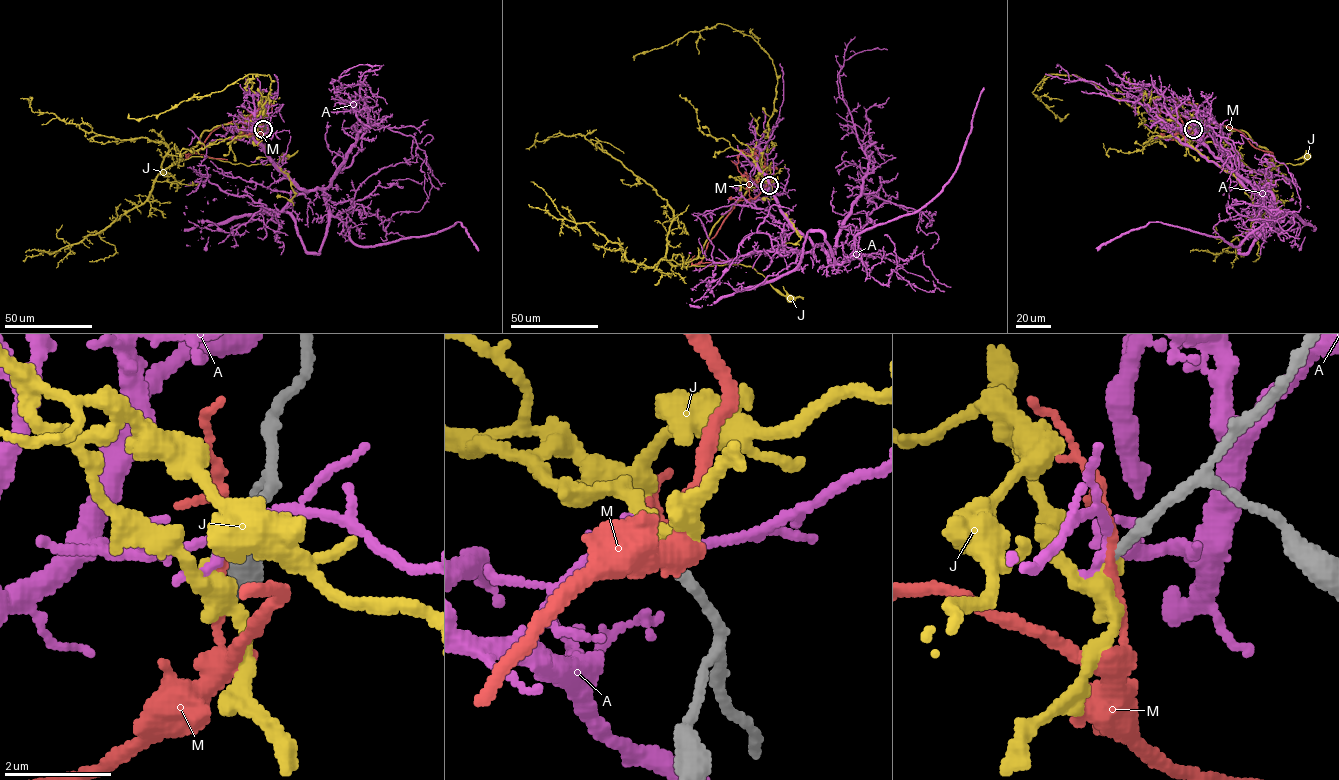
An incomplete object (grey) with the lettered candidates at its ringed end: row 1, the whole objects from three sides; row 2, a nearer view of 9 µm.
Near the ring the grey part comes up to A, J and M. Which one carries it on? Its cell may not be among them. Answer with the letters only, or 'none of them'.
none of them

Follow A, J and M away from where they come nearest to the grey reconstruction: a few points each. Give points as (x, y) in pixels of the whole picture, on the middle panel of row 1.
A: (769, 185), (760, 188), (787, 220), (840, 264), (860, 233), (941, 191), (984, 89)
J: (769, 185), (756, 180), (715, 224), (698, 255), (678, 265), (751, 267), (774, 288), (791, 298)
M: (769, 185), (752, 198), (749, 187), (760, 180), (751, 186), (725, 219), (698, 263), (724, 261), (732, 257)

